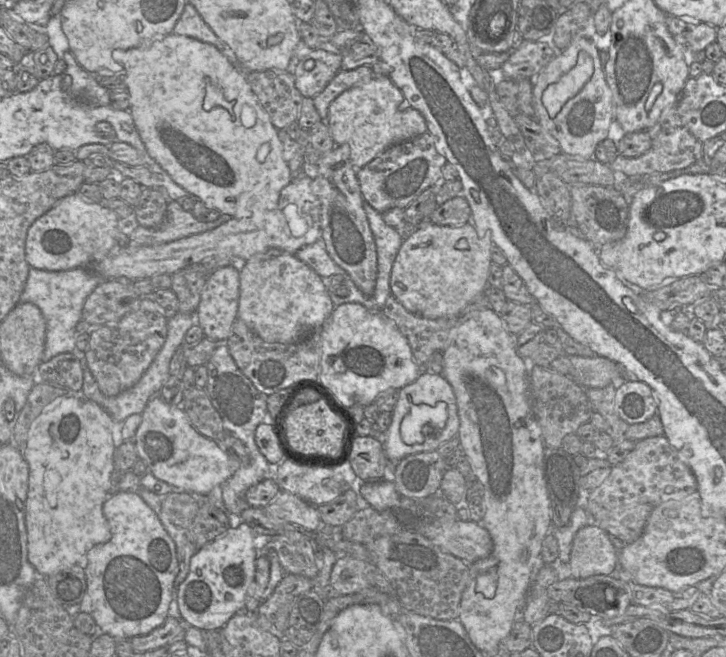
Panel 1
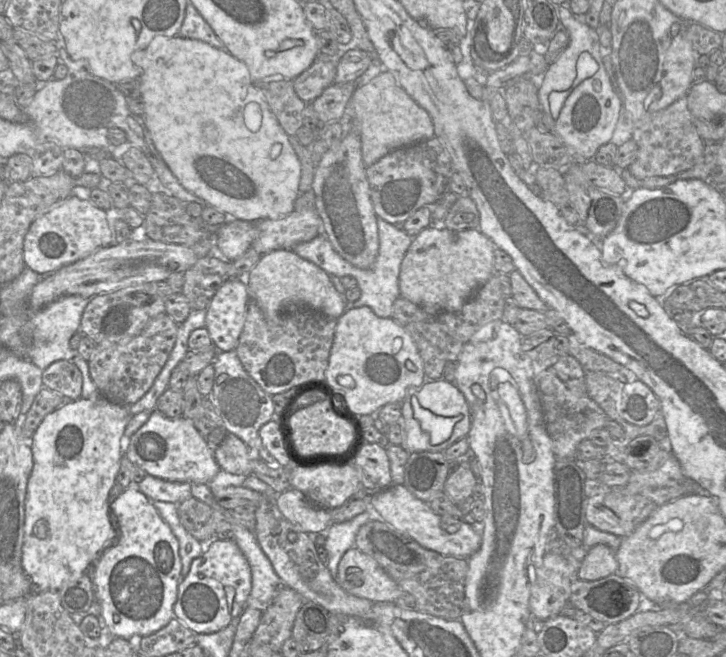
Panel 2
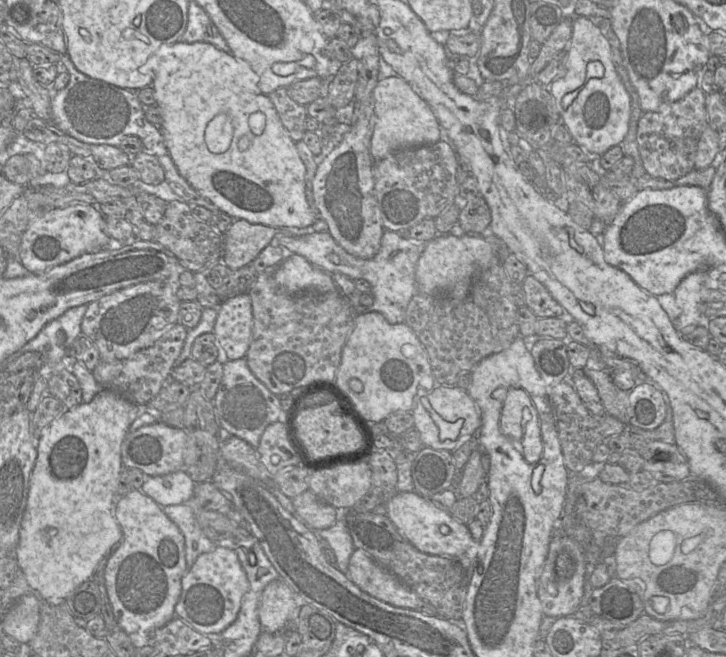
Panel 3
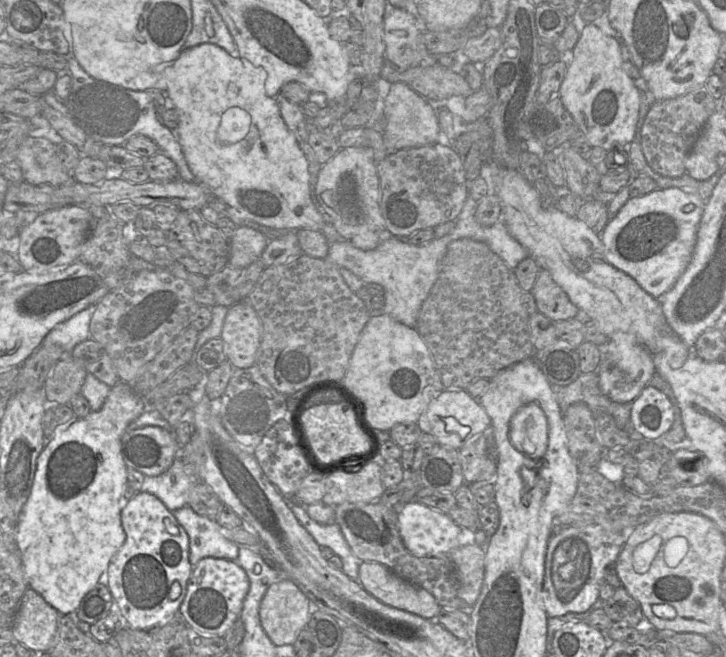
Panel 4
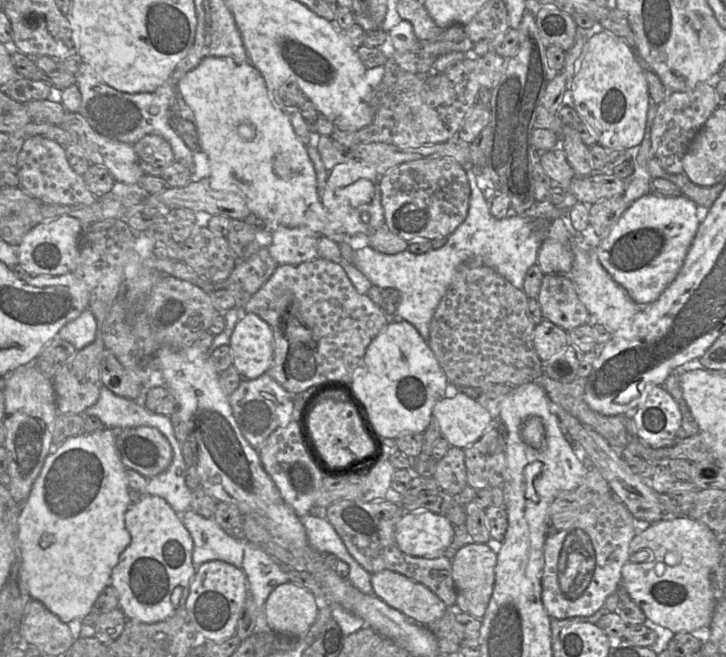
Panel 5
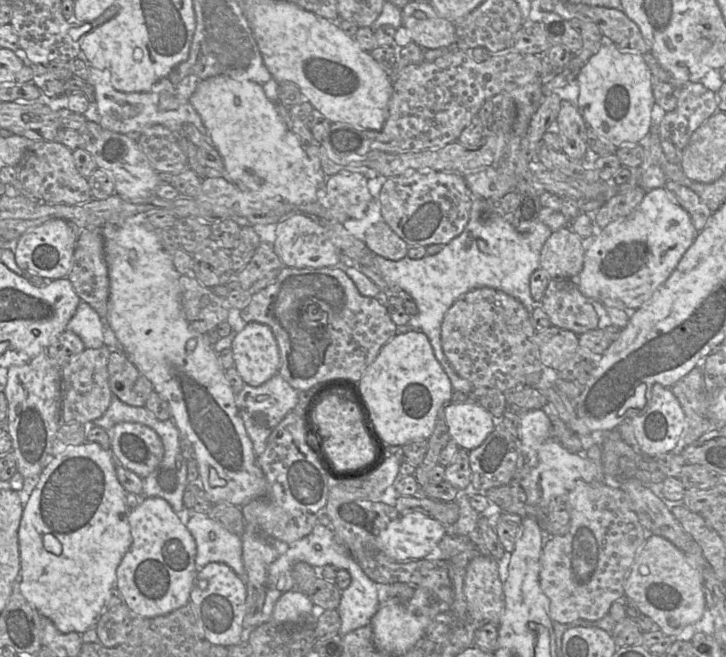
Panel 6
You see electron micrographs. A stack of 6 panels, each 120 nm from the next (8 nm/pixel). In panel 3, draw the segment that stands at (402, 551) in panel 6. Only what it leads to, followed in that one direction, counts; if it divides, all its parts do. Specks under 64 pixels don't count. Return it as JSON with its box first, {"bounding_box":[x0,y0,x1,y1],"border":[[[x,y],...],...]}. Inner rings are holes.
{"bounding_box":[385,491,474,557],"border":[[[416,491],[398,492],[389,495],[385,502],[386,515],[398,532],[419,551],[441,557],[458,557],[472,552],[474,542],[468,526],[458,521],[449,512],[435,507]]]}

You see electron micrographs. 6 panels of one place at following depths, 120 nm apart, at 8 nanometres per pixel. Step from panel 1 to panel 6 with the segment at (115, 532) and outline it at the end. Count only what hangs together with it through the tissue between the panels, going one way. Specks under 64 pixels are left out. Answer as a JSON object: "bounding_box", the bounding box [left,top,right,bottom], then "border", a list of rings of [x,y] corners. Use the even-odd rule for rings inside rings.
{"bounding_box":[116,497,197,618],"border":[[[140,497],[140,504],[130,512],[129,514],[130,532],[133,538],[132,545],[122,558],[117,570],[116,570],[116,588],[120,591],[124,598],[124,604],[131,610],[135,617],[153,618],[156,616],[166,615],[174,610],[185,606],[189,603],[190,592],[192,590],[194,580],[197,574],[195,557],[197,553],[197,545],[194,537],[188,530],[188,528],[182,523],[178,515],[174,512],[170,504],[160,497]]]}

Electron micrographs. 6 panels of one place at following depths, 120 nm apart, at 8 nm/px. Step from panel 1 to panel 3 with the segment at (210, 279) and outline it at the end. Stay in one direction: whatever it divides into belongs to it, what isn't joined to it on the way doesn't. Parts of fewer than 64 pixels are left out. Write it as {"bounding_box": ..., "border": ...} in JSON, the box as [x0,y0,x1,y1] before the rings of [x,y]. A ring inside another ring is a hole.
{"bounding_box":[213,293,253,360],"border":[[[248,293],[221,303],[213,333],[229,360],[245,358],[253,333],[252,302]]]}

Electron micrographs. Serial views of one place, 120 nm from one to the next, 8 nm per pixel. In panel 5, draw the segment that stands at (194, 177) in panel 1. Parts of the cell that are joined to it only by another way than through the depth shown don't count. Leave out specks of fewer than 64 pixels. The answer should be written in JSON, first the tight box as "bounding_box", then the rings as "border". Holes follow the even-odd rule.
{"bounding_box":[177,56,350,243],"border":[[[208,56],[178,82],[177,88],[194,113],[201,148],[211,165],[209,180],[212,189],[241,196],[262,225],[305,226],[336,243],[347,241],[350,236],[319,199],[316,173],[306,145],[297,137],[283,108],[273,100],[259,70],[250,62],[237,64],[230,57]],[[244,122],[250,122],[255,127],[255,136],[251,140],[245,140],[238,134],[238,126]]]}

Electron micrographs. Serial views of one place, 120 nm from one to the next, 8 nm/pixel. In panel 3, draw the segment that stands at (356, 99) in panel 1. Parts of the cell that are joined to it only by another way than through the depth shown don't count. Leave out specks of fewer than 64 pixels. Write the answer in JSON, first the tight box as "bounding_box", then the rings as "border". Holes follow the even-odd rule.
{"bounding_box":[370,77,440,161],"border":[[[401,77],[380,80],[373,91],[374,128],[370,153],[377,161],[404,148],[434,144],[440,140],[440,124],[430,106]]]}

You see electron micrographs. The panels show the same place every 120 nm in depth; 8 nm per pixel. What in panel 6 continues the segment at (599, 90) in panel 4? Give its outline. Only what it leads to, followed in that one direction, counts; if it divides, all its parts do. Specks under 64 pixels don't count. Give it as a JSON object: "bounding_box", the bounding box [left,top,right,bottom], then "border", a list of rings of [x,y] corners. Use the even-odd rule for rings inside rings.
{"bounding_box":[576,36,655,148],"border":[[[603,36],[600,49],[581,68],[576,79],[579,85],[577,107],[588,128],[595,134],[619,148],[638,145],[649,133],[655,105],[652,74],[637,50],[618,49]]]}

